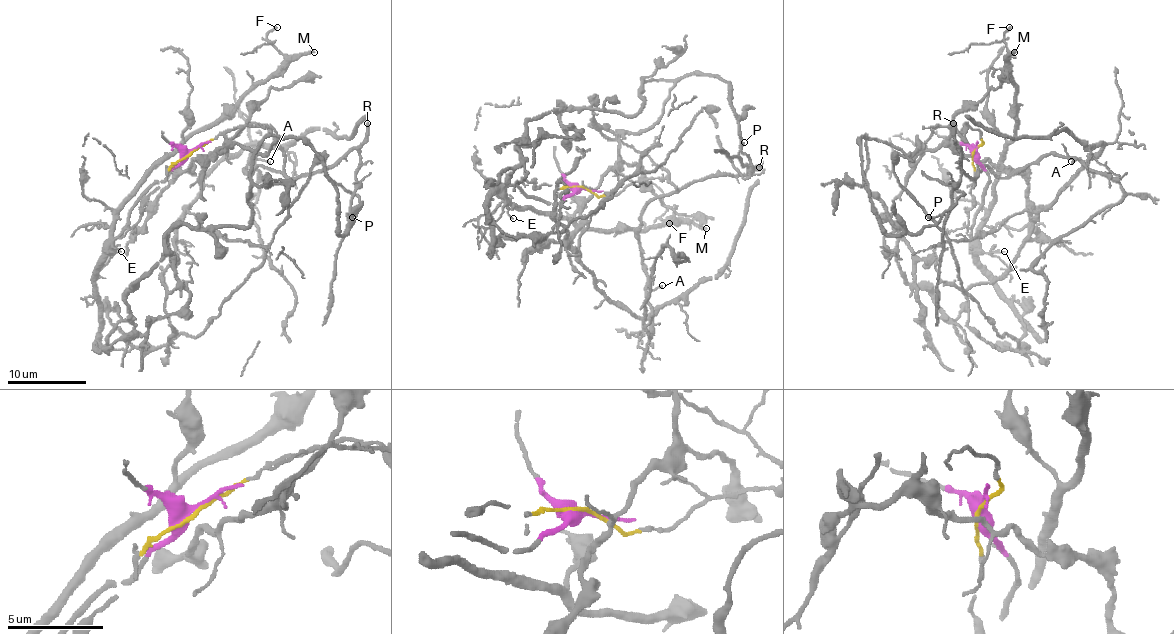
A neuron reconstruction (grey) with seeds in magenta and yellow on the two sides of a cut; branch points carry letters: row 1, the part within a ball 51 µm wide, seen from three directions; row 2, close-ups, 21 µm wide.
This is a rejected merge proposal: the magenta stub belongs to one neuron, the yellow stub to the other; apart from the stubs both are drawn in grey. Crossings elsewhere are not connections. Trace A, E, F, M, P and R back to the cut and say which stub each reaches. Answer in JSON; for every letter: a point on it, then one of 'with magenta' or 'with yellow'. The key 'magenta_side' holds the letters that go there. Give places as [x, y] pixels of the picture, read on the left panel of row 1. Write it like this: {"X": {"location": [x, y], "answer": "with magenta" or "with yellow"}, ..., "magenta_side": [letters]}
{"A": {"location": [270, 161], "answer": "with yellow"}, "E": {"location": [121, 251], "answer": "with magenta"}, "F": {"location": [277, 27], "answer": "with magenta"}, "M": {"location": [314, 52], "answer": "with magenta"}, "P": {"location": [352, 217], "answer": "with yellow"}, "R": {"location": [367, 123], "answer": "with yellow"}, "magenta_side": ["E", "F", "M"]}

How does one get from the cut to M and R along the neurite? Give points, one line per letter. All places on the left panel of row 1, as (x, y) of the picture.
M: (190, 152), (113, 237), (115, 211), (143, 180), (250, 91), (315, 51)
R: (190, 152), (242, 124), (265, 124), (283, 152), (285, 174), (297, 178), (334, 166), (366, 136), (368, 122)

